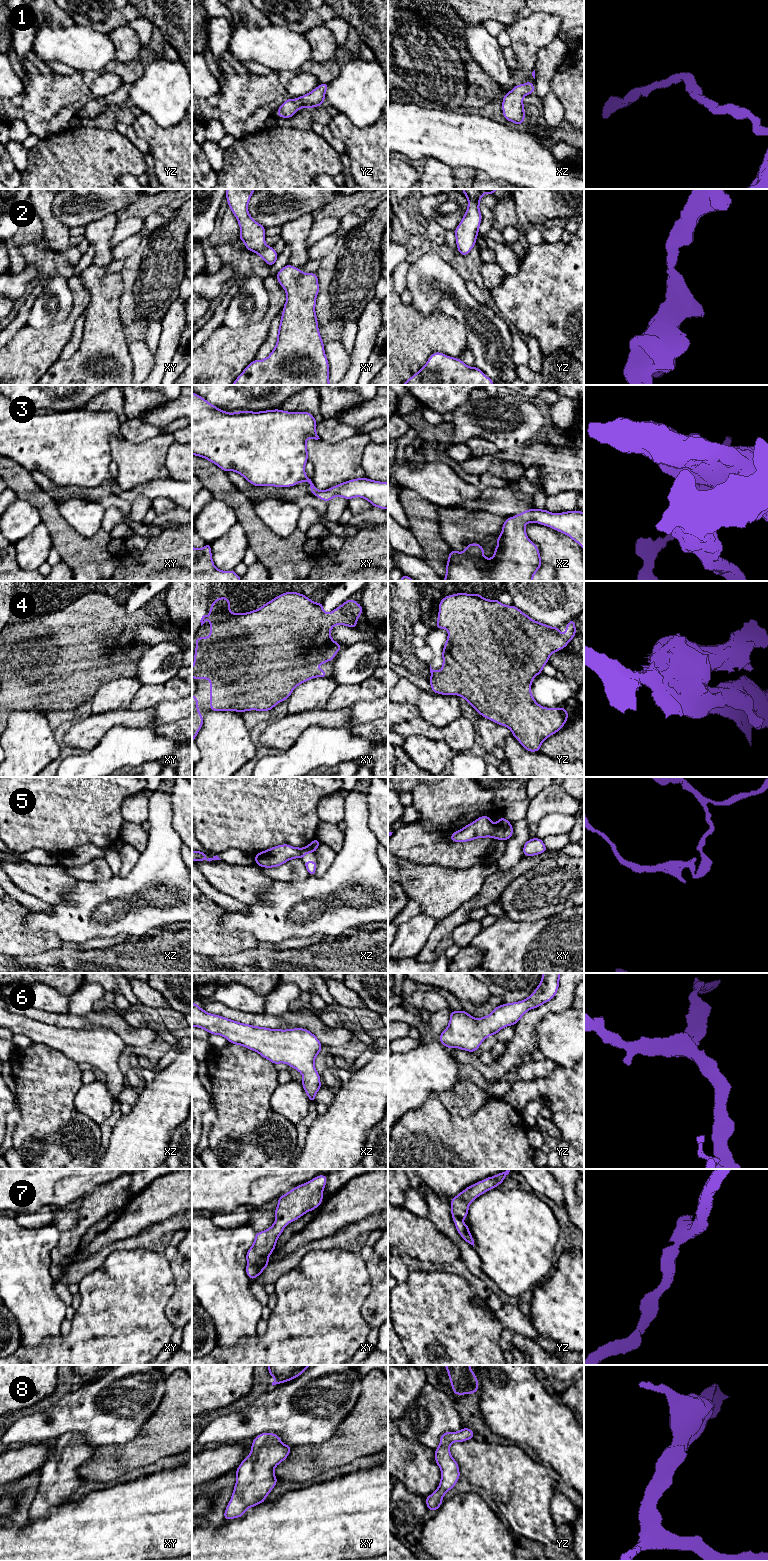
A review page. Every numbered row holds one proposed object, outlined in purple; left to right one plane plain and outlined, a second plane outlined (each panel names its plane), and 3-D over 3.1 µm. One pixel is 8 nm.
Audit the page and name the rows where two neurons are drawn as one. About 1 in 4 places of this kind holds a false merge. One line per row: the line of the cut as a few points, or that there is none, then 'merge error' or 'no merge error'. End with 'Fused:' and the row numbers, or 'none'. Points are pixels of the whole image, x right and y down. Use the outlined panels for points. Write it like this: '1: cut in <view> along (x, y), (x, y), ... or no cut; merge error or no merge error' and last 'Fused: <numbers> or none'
1: no cut; no merge error
2: no cut; no merge error
3: no cut; no merge error
4: no cut; no merge error
5: cut in xy along (510, 823), (504, 827), (498, 827), (495, 824); merge error
6: no cut; no merge error
7: no cut; no merge error
8: no cut; no merge error
Fused: 5

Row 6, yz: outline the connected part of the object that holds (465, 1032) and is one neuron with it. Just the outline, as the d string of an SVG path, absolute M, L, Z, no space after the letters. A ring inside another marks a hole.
M543 973L538 987L528 998L523 1001L499 1005L491 1014L480 1019L474 1018L464 1010L451 1011L448 1027L439 1035L439 1041L448 1049L459 1048L475 1052L487 1037L496 1035L504 1027L516 1025L527 1011L552 1000L559 988L560 975L561 973Z

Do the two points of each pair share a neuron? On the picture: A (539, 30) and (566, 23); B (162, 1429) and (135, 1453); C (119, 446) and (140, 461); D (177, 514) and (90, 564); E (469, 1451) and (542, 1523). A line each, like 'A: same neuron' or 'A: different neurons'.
A: different neurons
B: same neuron
C: same neuron
D: different neurons
E: same neuron

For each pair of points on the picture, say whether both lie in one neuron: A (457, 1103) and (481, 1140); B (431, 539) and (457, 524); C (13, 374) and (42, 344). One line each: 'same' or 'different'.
A: different
B: different
C: same

